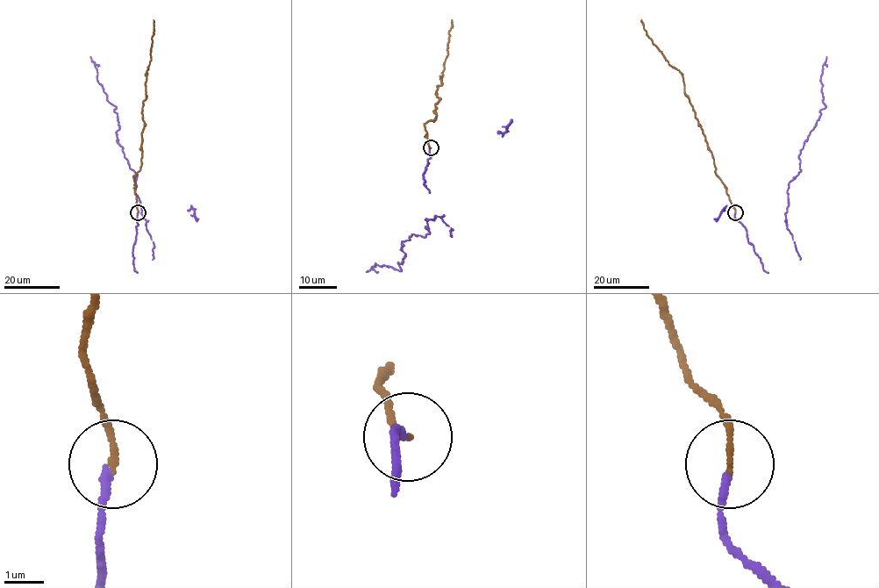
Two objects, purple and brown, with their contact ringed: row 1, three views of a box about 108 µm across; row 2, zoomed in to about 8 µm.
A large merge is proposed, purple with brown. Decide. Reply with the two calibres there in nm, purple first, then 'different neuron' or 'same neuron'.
calibres 200 and 150 nm; same neuron

